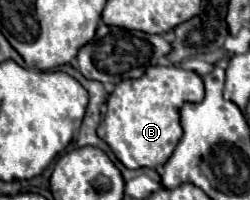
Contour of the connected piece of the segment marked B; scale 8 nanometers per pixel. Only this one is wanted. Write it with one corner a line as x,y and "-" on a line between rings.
153,66
137,80
121,80
109,94
107,112
97,128
113,154
127,168
155,168
165,164
183,136
179,108
185,102
201,102
205,98
203,80
199,74
177,66

